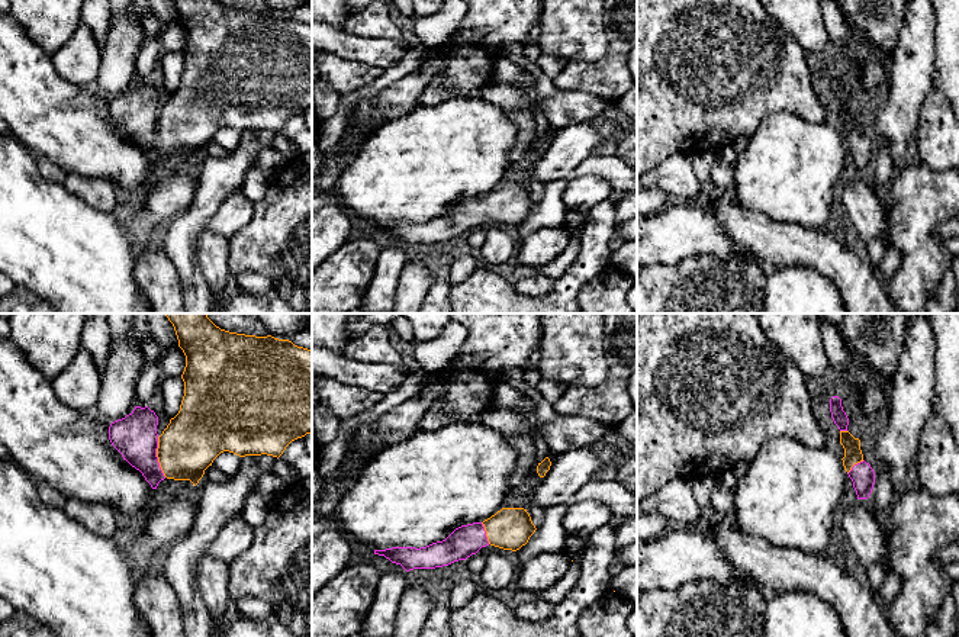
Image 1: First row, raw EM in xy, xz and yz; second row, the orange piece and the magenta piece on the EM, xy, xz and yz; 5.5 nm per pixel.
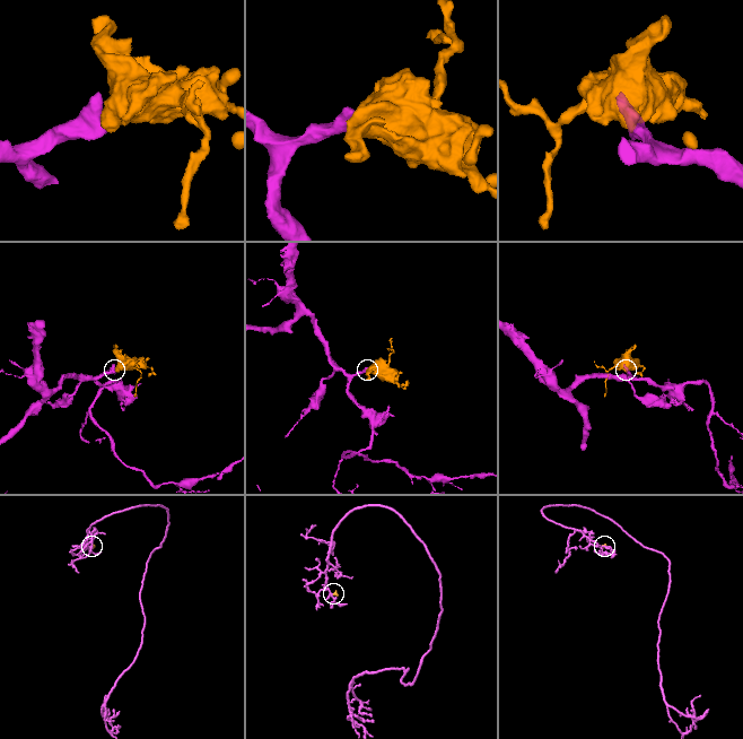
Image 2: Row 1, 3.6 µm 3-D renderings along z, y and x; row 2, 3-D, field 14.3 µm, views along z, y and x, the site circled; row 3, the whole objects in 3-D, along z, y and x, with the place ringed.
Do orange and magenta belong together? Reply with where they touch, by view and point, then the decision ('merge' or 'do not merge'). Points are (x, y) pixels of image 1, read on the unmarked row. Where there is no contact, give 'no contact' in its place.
contact xy (157, 131); merge

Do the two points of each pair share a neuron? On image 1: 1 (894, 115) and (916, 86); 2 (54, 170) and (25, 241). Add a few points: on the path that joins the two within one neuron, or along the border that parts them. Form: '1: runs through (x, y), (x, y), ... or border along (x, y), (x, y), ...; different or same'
1: runs through (897, 108), (908, 93); same
2: border along (34, 155), (38, 171), (48, 180), (61, 185); different

